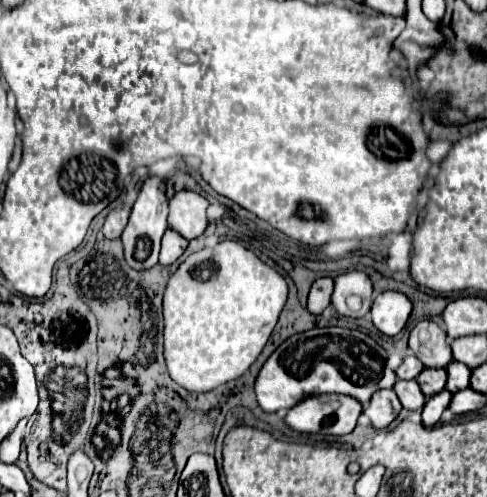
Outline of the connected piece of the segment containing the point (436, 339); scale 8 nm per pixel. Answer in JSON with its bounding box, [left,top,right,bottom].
[409,319,453,367]

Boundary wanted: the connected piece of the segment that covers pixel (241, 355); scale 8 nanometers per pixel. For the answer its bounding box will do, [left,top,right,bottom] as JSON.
[163,241,289,393]

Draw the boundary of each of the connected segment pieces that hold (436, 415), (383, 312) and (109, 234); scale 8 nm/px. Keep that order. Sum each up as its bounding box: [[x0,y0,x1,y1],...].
[[423,391,453,427],[371,291,413,337],[103,207,129,239]]

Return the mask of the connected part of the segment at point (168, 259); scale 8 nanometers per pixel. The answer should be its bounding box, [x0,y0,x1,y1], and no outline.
[159,229,187,265]

